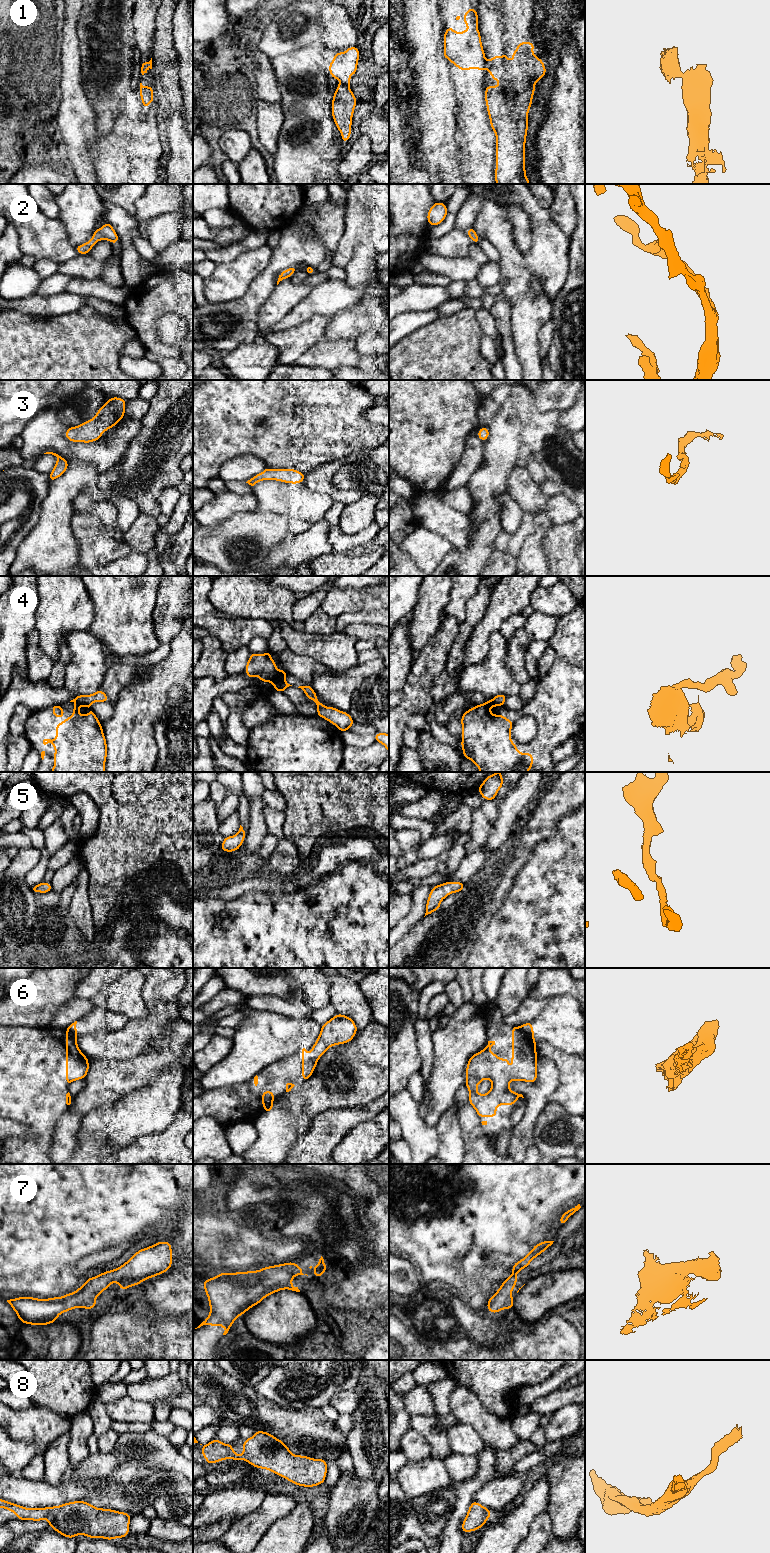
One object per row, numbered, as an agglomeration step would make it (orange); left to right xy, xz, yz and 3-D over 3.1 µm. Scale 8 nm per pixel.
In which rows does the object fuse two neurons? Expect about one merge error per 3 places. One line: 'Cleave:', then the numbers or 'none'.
Cleave: 1, 4, 6

